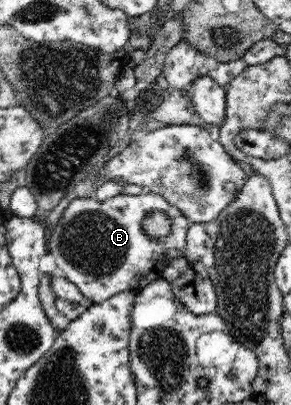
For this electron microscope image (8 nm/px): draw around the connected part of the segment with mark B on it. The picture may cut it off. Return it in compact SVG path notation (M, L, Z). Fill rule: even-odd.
M151 191L141 195L116 195L104 201L94 198L74 199L65 209L48 240L48 250L55 257L57 268L65 272L66 279L79 288L86 298L98 304L121 291L138 291L155 282L172 259L183 256L189 227L189 221L177 207L171 205L162 195ZM153 213L165 213L172 220L172 231L165 240L151 240L143 234L143 219Z

